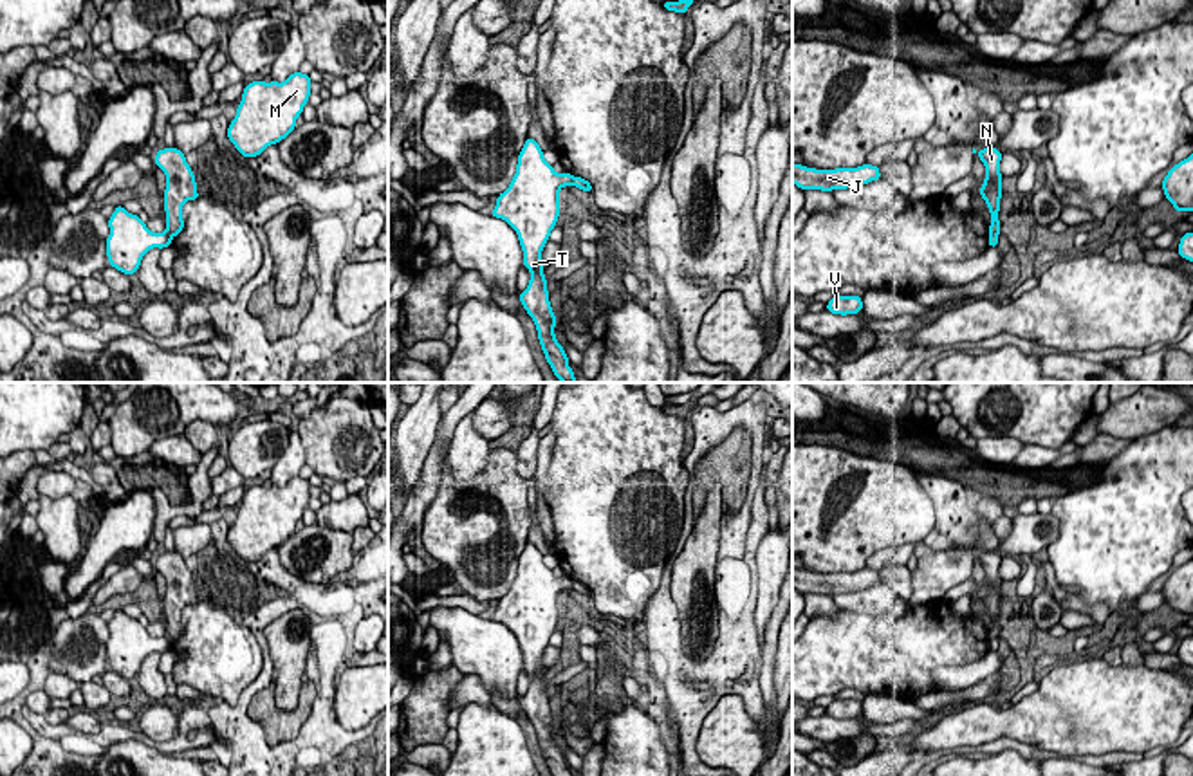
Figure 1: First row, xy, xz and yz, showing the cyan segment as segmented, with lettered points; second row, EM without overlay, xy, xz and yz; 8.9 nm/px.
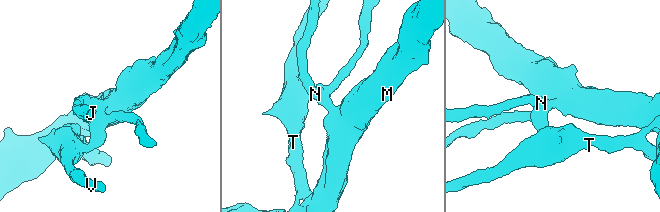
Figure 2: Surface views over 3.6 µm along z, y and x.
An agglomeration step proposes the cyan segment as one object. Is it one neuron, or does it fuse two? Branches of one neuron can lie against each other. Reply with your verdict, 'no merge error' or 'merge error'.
merge error

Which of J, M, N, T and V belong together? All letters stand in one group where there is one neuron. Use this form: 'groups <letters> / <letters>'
groups J M N / T V

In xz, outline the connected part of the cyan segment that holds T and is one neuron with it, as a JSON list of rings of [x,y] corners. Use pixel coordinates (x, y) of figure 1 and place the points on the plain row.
[[[527,541],[518,559],[516,577],[509,592],[498,599],[491,617],[491,621],[505,624],[518,639],[523,671],[531,675],[529,689],[520,697],[520,706],[536,729],[541,754],[552,776],[572,776],[572,772],[554,740],[558,722],[549,706],[541,655],[560,621],[558,597],[569,588],[572,588],[572,579],[569,576],[556,577],[552,568],[543,563],[540,549]]]

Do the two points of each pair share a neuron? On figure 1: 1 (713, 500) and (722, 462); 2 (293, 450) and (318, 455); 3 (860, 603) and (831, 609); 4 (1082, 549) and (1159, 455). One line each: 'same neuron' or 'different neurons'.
1: different neurons
2: different neurons
3: different neurons
4: same neuron

